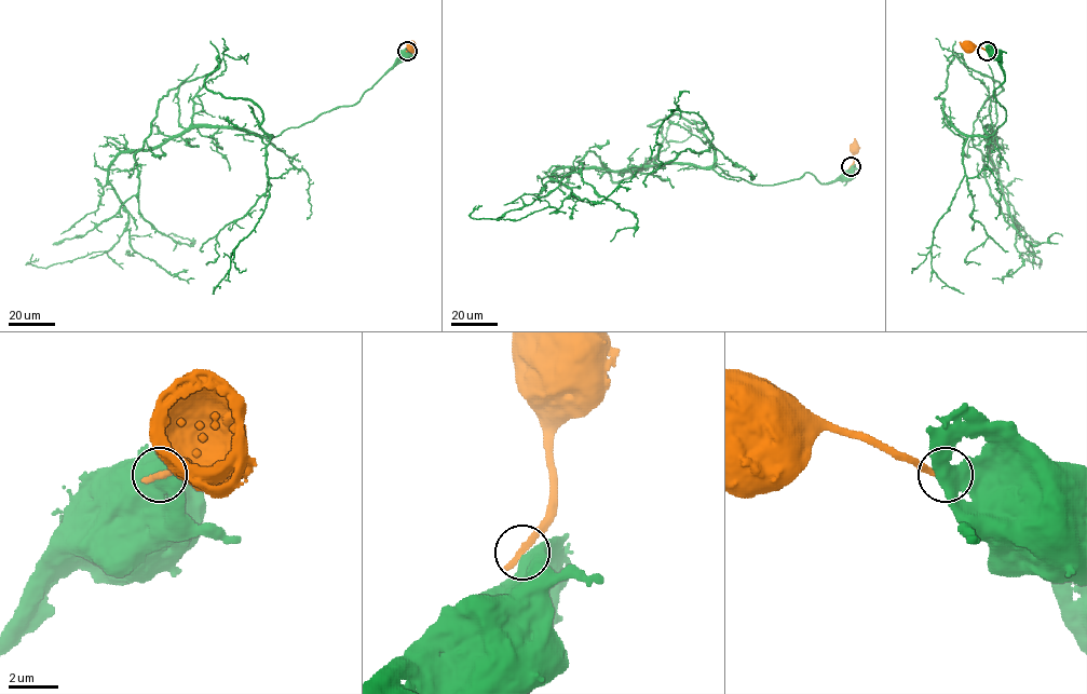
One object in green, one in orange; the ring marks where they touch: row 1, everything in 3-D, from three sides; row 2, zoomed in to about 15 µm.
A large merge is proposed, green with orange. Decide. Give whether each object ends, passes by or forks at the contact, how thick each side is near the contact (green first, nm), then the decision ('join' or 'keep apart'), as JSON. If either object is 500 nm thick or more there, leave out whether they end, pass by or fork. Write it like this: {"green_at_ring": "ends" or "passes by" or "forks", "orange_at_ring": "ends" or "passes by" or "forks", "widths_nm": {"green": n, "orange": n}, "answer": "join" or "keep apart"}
{"widths_nm": {"green": 550, "orange": 360}, "answer": "keep apart"}

